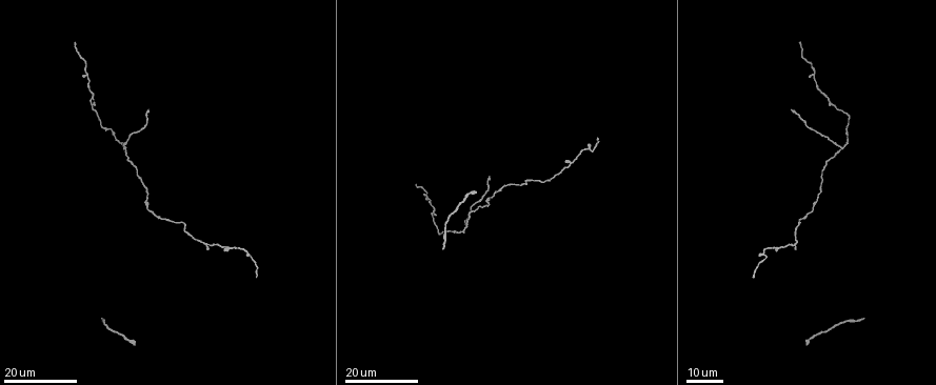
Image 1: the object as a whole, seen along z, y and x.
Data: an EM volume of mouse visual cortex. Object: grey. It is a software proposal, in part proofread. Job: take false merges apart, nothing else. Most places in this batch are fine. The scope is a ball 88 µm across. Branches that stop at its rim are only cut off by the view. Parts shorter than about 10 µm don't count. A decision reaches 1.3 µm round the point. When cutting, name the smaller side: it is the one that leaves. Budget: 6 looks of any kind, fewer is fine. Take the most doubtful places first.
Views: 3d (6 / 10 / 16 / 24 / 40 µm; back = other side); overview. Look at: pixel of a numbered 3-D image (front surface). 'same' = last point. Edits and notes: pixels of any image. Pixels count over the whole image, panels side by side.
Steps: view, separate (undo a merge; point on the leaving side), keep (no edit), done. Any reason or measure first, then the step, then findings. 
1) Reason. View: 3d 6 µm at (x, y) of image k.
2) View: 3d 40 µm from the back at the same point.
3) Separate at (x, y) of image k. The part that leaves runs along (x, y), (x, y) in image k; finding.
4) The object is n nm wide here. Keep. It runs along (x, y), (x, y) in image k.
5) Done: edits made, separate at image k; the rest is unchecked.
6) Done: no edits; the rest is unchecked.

Small branch off a trunk. View: 3d 24 µm at (124, 148) of image 1.

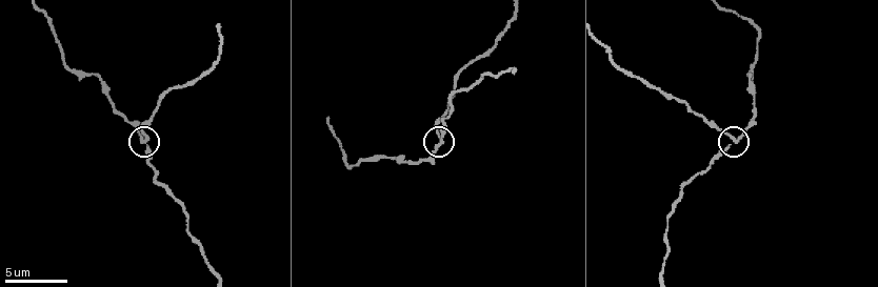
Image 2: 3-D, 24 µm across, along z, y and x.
View: 3d 6 µm at (147, 141) of image 2.

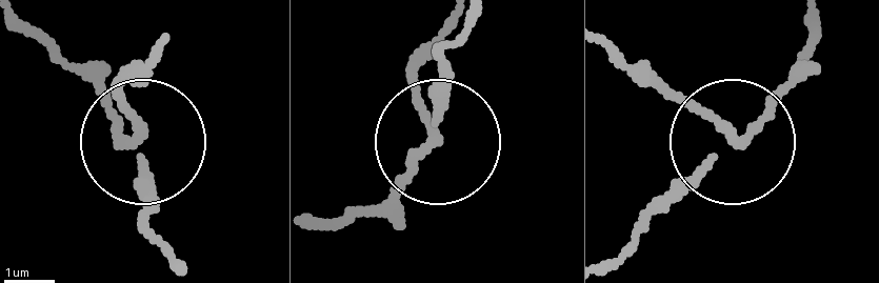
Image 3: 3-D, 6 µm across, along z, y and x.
Separate at (121, 92) of image 3. The part that leaves runs along (143, 135), (118, 93), (156, 52) in image 3; two cells meet here.

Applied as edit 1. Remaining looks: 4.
View: overview.

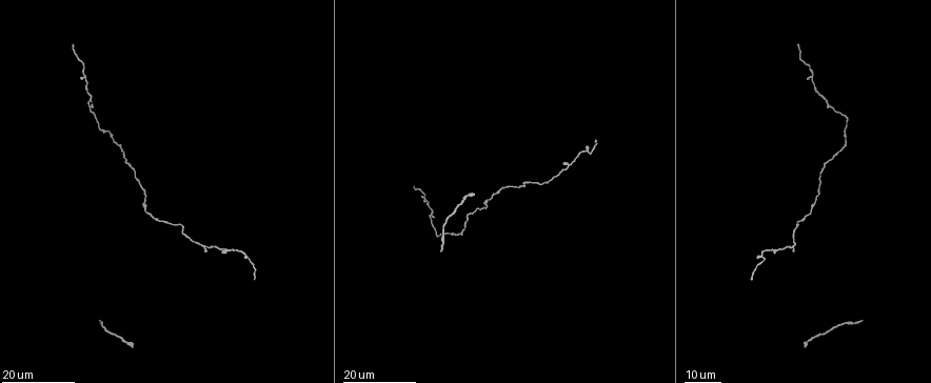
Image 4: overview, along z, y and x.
Sudden change in width. View: 3d 16 µm at (83, 77) of image 4.

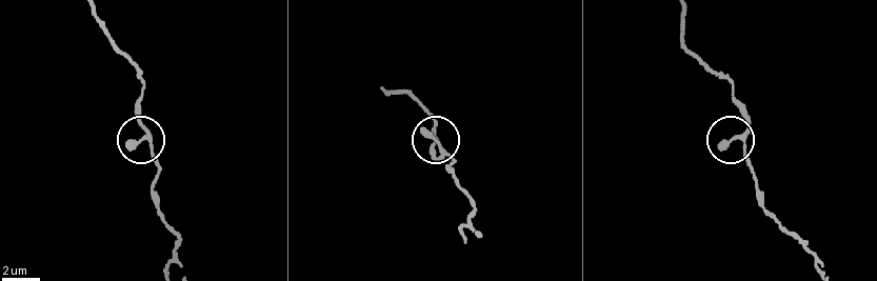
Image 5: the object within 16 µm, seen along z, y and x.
Zoom in. View: 3d 10 µm at (147, 137) of image 5.

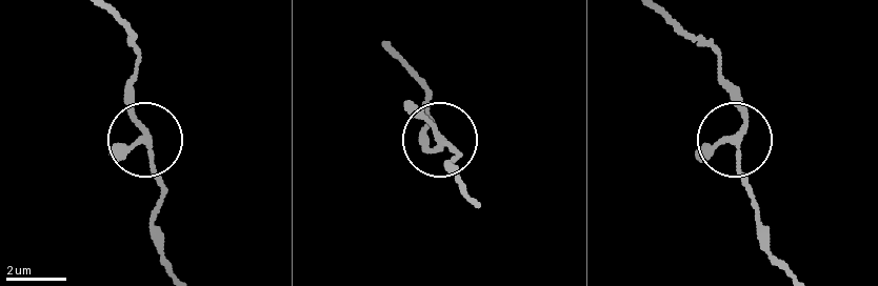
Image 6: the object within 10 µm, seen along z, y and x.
The object is 160 nm wide here. Keep. It runs along (168, 269), (156, 217), (160, 179), (131, 111), (131, 76) in image 6; continuous, no second cell.

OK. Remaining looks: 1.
Done: edits made, separate at image 3; the rest is unchecked.

